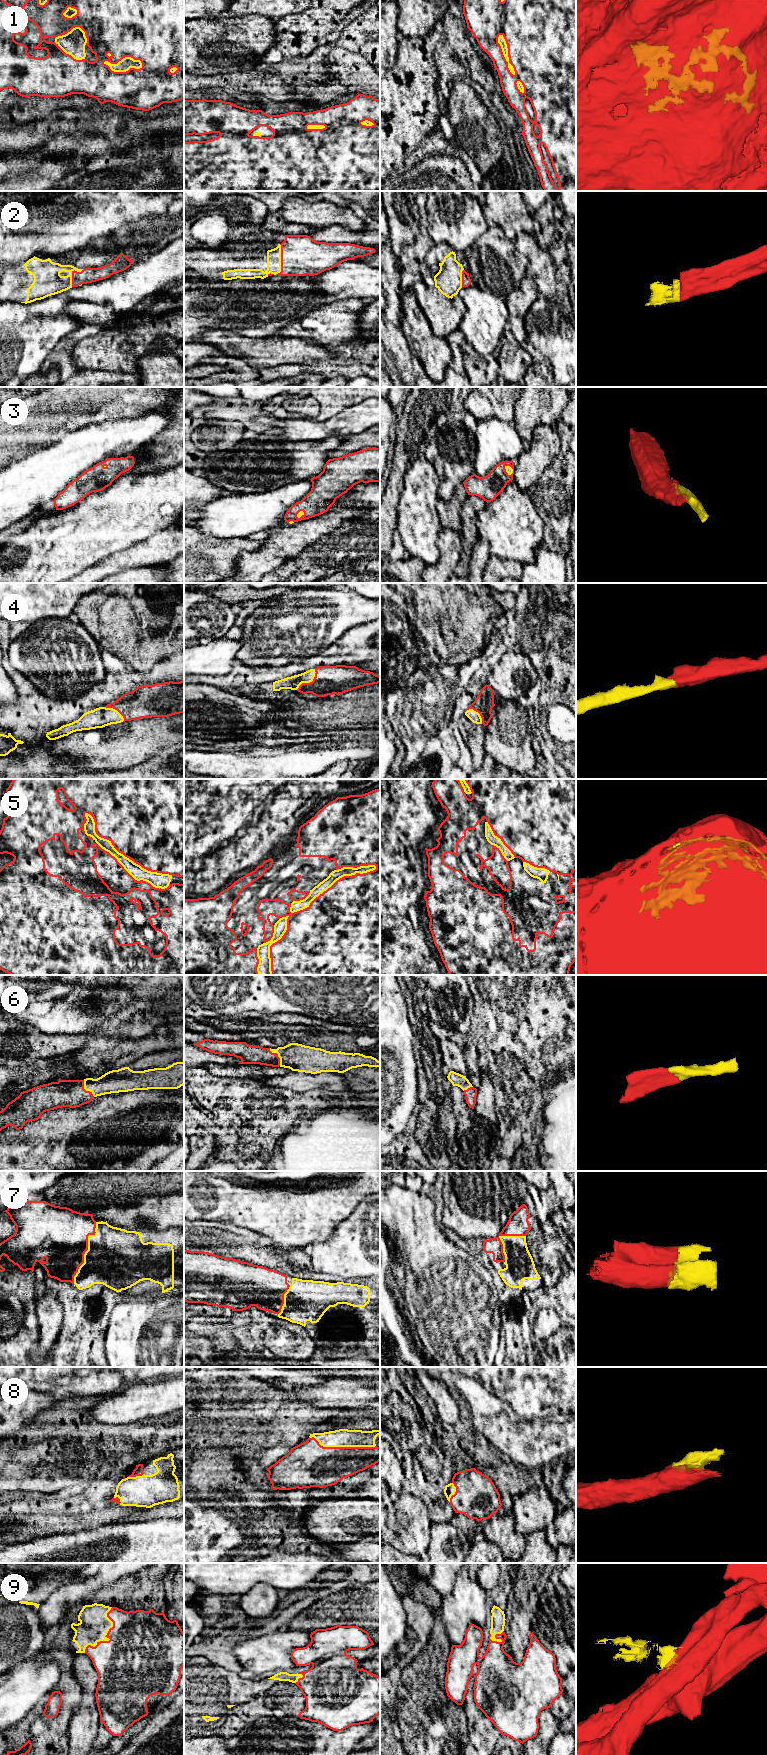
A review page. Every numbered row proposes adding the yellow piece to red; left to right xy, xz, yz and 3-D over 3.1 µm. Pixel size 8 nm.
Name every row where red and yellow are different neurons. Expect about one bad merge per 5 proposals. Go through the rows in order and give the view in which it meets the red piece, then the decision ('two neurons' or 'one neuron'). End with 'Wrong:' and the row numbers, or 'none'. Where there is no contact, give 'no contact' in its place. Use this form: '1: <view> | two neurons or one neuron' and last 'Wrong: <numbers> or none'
1: yz | one neuron
2: xz | one neuron
3: yz | one neuron
4: xz | one neuron
5: xz | one neuron
6: xz | one neuron
7: xy | one neuron
8: xz | one neuron
9: xy | one neuron
Wrong: none

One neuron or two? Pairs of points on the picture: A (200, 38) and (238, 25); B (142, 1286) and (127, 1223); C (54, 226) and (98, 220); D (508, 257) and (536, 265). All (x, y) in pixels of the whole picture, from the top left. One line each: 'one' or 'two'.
A: one
B: two
C: one
D: two

